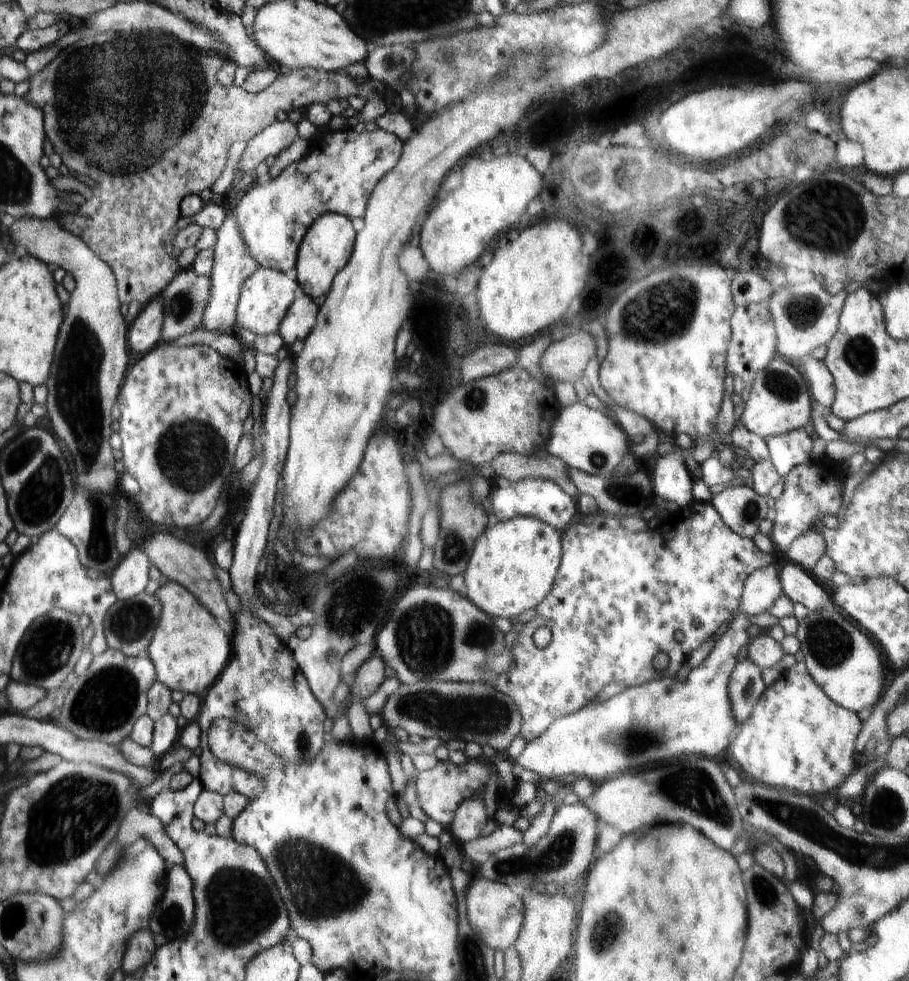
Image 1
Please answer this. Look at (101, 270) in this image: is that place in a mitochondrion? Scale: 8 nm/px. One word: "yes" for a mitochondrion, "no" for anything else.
no

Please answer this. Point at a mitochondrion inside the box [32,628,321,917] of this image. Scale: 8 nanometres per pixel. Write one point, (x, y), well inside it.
(104, 704)

